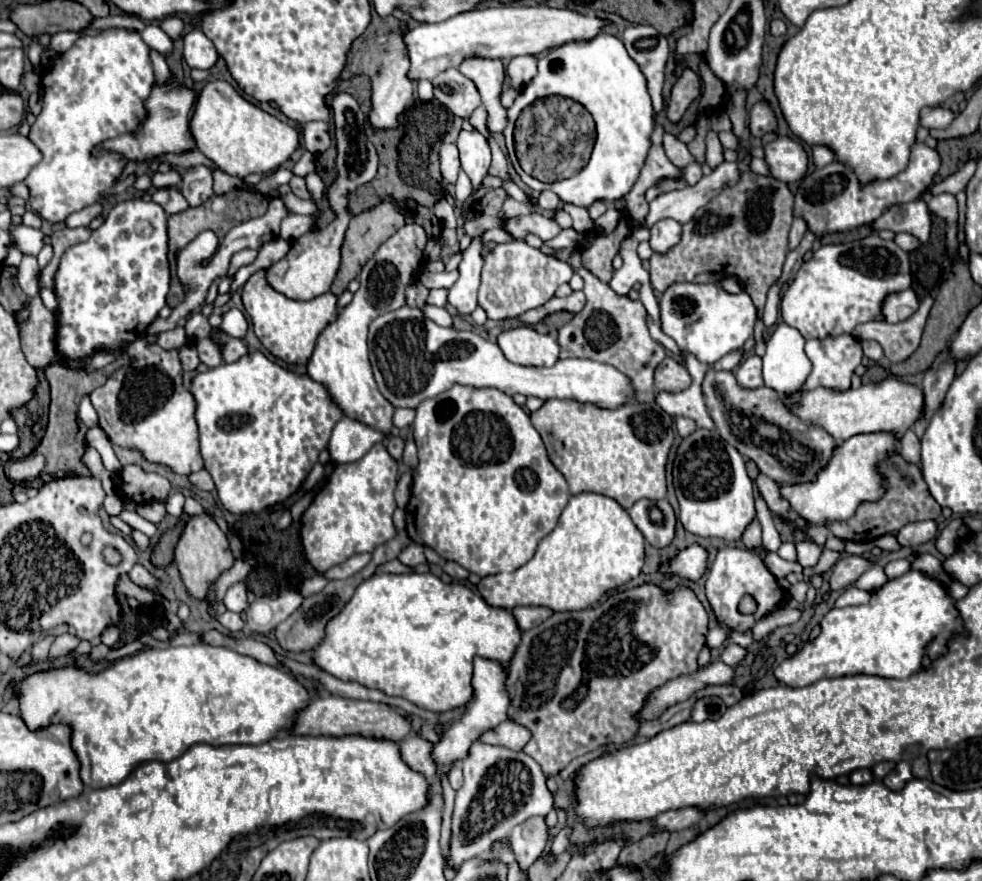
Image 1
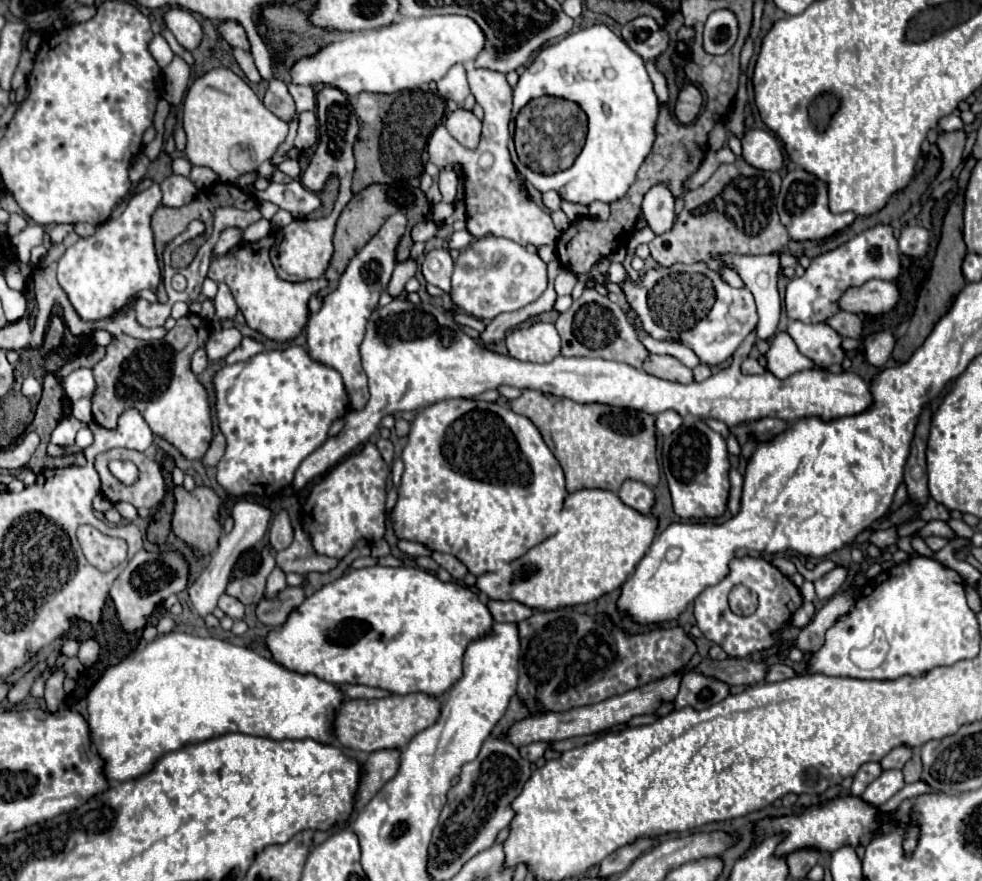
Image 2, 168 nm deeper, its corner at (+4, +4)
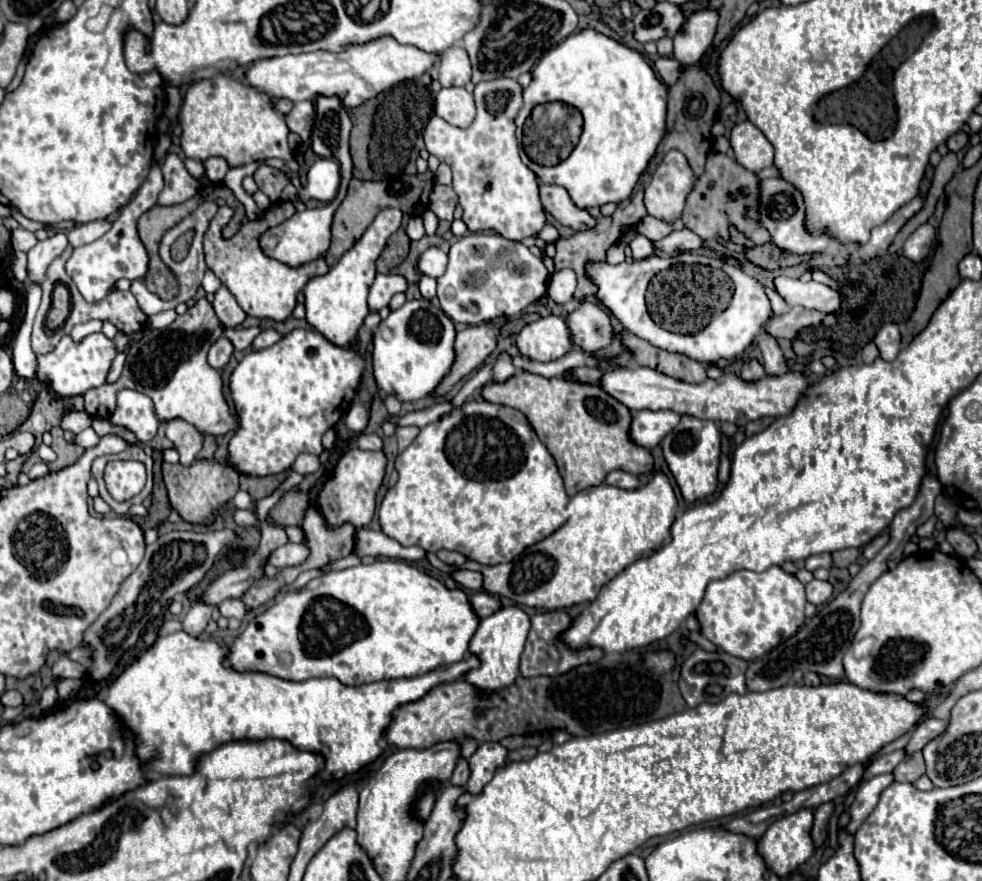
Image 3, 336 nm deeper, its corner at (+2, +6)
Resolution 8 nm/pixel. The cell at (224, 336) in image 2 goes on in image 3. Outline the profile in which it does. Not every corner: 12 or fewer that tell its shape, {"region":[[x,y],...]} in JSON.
{"region":[[225,329],[225,337],[237,351],[249,349],[261,329]]}

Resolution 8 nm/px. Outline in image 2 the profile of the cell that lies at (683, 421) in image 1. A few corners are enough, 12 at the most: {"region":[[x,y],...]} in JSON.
{"region":[[675,411],[655,415],[657,435],[671,435],[681,425]]}

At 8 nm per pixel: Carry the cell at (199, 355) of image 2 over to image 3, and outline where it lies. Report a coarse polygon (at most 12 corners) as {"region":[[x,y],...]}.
{"region":[[225,337],[209,349],[207,361],[213,369],[223,369],[233,353]]}

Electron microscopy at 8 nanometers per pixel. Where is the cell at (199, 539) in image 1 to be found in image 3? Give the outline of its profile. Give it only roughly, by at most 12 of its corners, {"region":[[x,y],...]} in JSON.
{"region":[[217,461],[163,463],[171,507],[211,525],[239,491],[239,473]]}

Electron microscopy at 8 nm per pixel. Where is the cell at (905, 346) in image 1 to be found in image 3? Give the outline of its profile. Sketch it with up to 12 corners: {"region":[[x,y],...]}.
{"region":[[791,307],[767,325],[775,339],[791,339],[803,327],[819,325],[827,313]]}

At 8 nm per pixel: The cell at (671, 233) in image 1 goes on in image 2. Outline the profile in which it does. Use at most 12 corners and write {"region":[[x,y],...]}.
{"region":[[667,183],[643,197],[643,215],[661,235],[673,227],[673,201]]}

